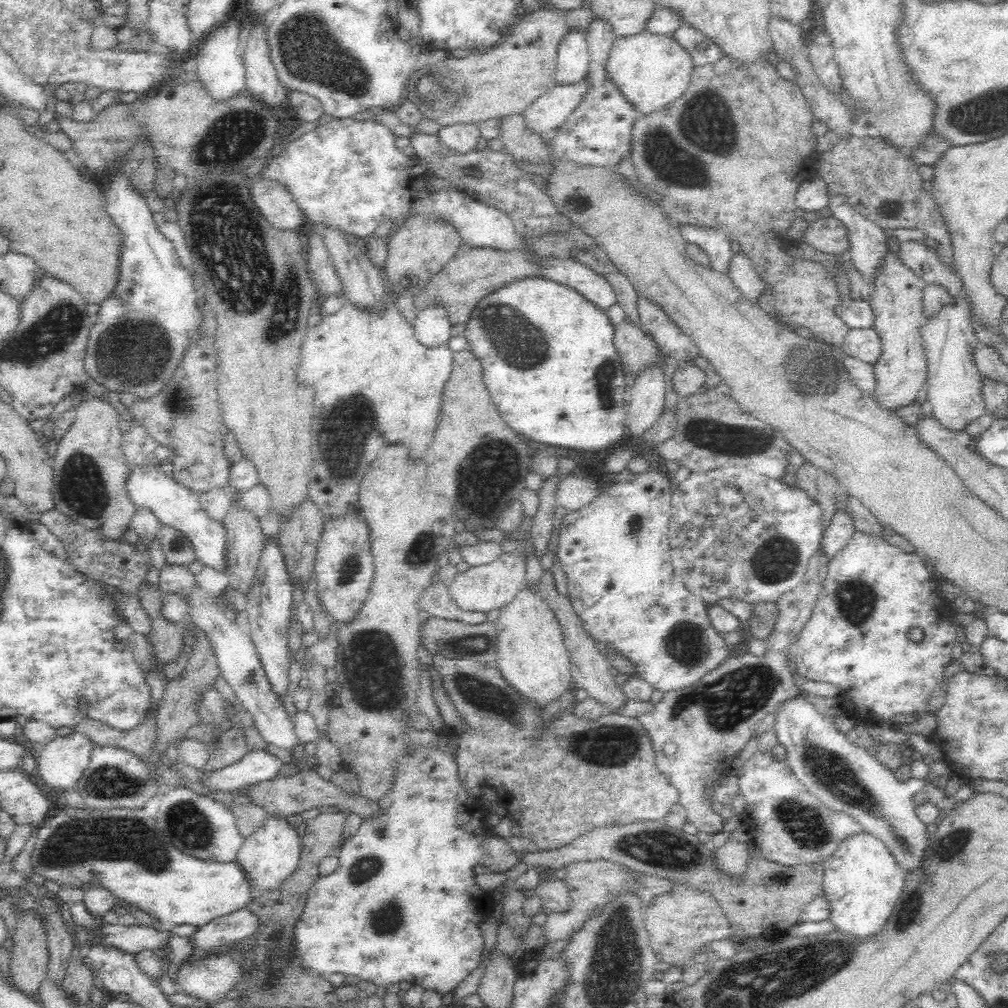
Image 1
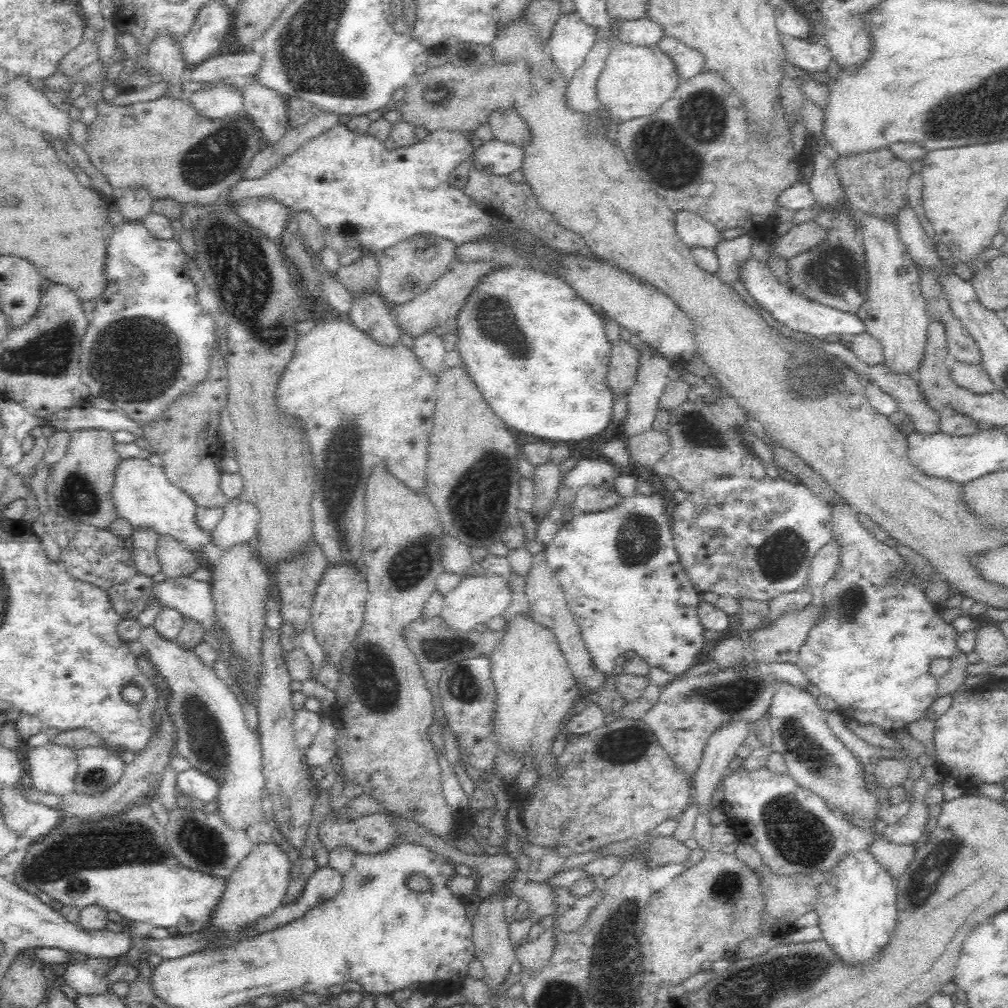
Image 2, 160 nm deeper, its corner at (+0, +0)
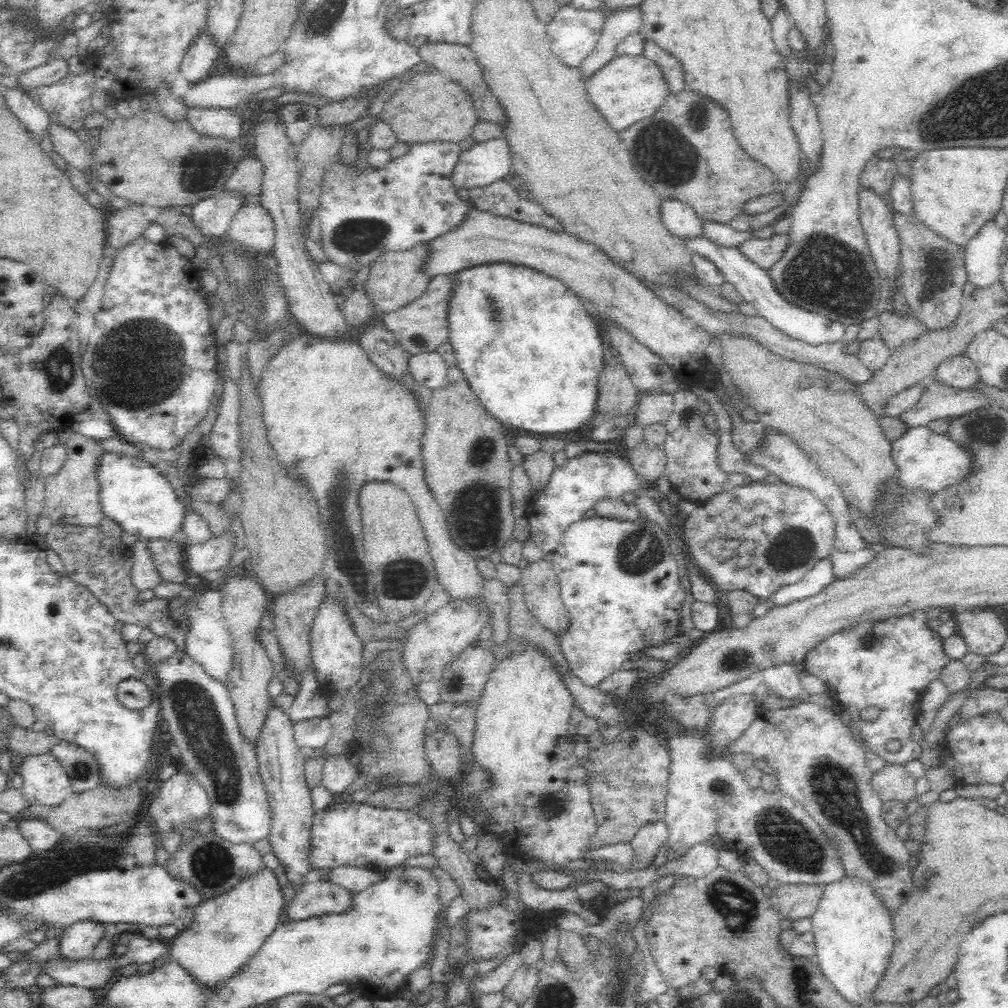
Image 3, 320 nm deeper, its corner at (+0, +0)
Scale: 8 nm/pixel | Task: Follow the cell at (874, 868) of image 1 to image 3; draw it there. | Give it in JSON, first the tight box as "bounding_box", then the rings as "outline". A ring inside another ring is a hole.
{"bounding_box":[811,873,895,1003],"outline":[[[845,873],[840,880],[822,886],[821,902],[811,917],[812,933],[816,945],[818,966],[826,979],[834,983],[836,991],[842,993],[852,1003],[869,1002],[869,992],[875,988],[893,952],[895,937],[891,910],[886,908],[879,890],[858,875]]]}

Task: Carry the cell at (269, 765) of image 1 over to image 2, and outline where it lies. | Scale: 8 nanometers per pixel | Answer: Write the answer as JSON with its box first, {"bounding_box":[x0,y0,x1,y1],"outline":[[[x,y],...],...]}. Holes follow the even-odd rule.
{"bounding_box":[175,767,220,805],"outline":[[[190,767],[178,773],[175,792],[184,794],[196,804],[205,805],[219,796],[220,780],[200,769]]]}

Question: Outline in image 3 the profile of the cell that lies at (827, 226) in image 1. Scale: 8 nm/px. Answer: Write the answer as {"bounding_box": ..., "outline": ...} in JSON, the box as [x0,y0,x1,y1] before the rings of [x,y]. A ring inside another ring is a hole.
{"bounding_box":[738,232,792,270],"outline":[[[788,232],[785,234],[774,233],[768,238],[752,238],[752,240],[744,242],[738,249],[750,260],[769,270],[782,258],[782,254],[790,246],[790,242],[792,239]]]}

